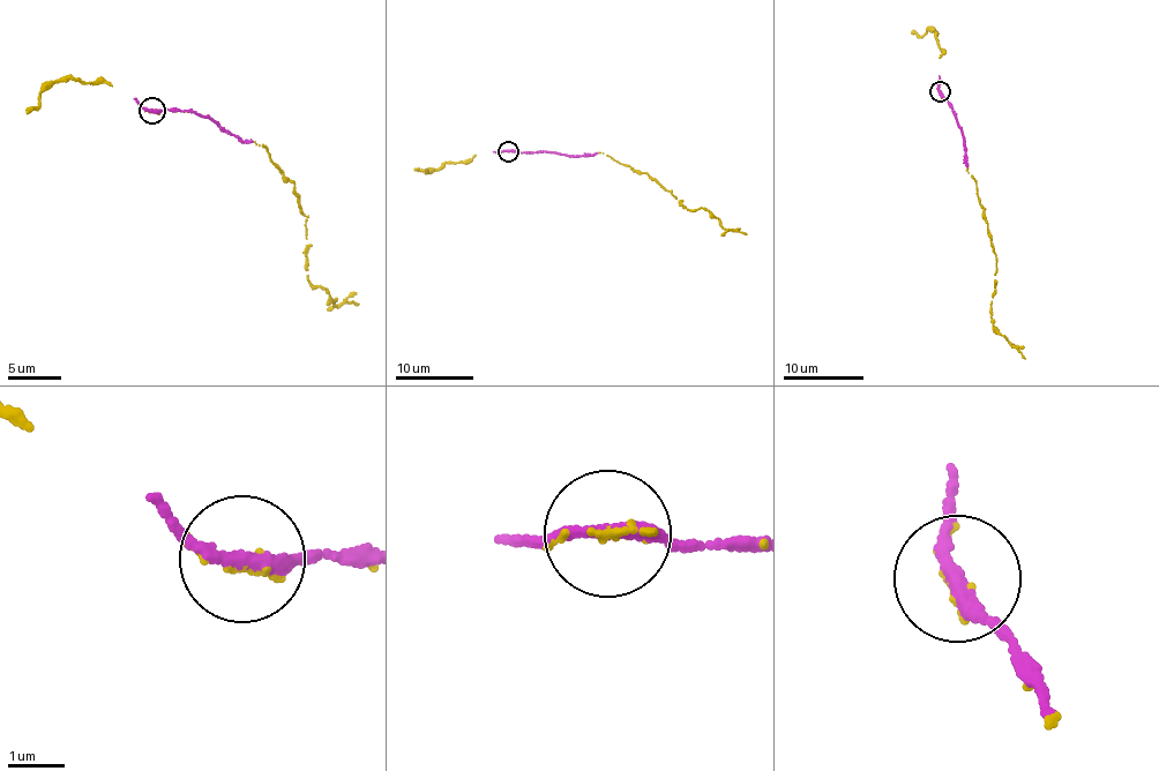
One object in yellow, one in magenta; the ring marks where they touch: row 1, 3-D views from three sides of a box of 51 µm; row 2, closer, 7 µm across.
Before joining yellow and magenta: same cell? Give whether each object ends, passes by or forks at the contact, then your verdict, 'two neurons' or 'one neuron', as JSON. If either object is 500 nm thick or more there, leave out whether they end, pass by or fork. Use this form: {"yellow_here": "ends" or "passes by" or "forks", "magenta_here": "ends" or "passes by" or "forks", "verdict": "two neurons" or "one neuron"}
{"yellow_here": "ends", "magenta_here": "passes by", "verdict": "one neuron"}

